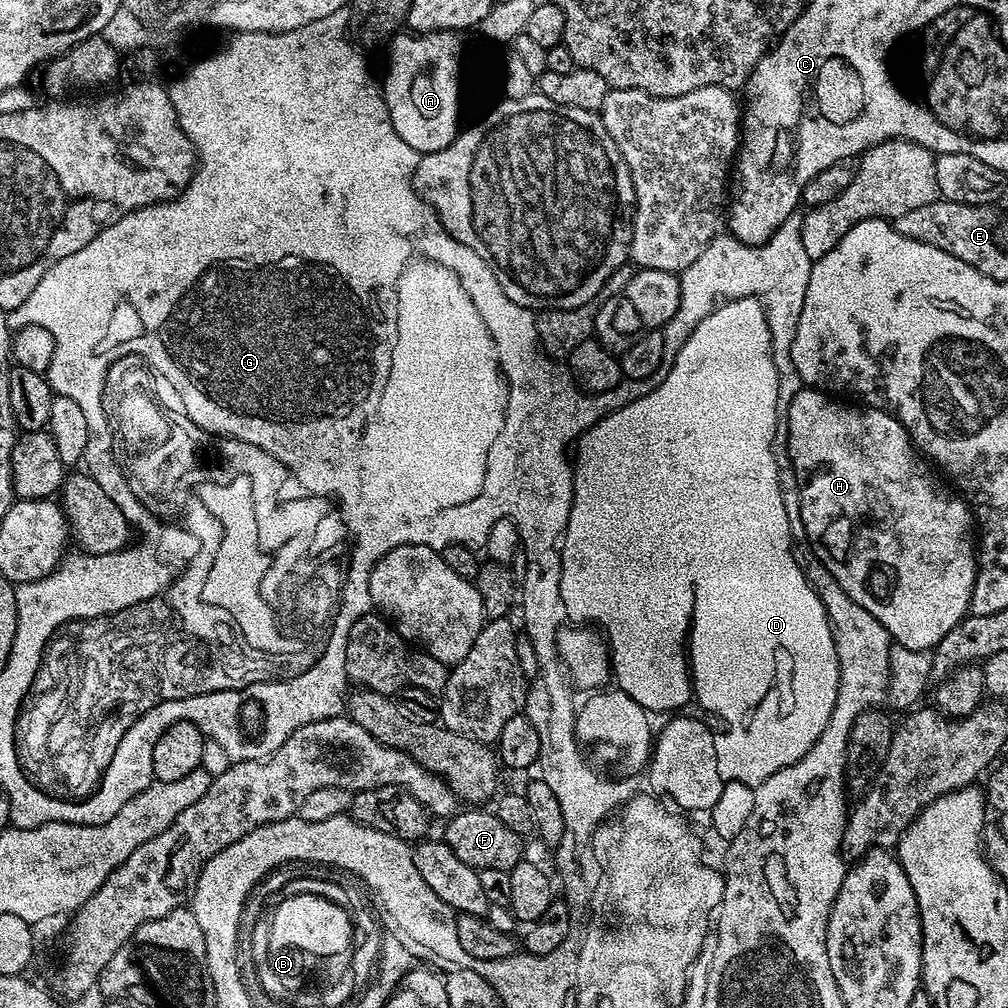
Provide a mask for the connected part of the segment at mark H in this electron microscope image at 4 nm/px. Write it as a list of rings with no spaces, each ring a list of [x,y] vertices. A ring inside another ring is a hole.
[[[804,386],[798,394],[794,394],[788,407],[788,463],[792,465],[800,483],[802,526],[806,530],[813,552],[824,563],[826,570],[834,574],[838,586],[842,586],[842,590],[850,594],[852,603],[866,606],[866,610],[874,614],[874,618],[878,618],[882,626],[886,626],[889,636],[897,645],[909,648],[911,651],[932,650],[970,612],[972,587],[976,581],[978,567],[978,544],[974,539],[973,509],[959,495],[951,491],[944,492],[943,486],[940,485],[941,477],[937,475],[933,465],[927,459],[918,455],[912,437],[891,412],[875,406],[851,408],[848,404],[839,404],[838,401],[831,400],[828,394],[827,391]]]

